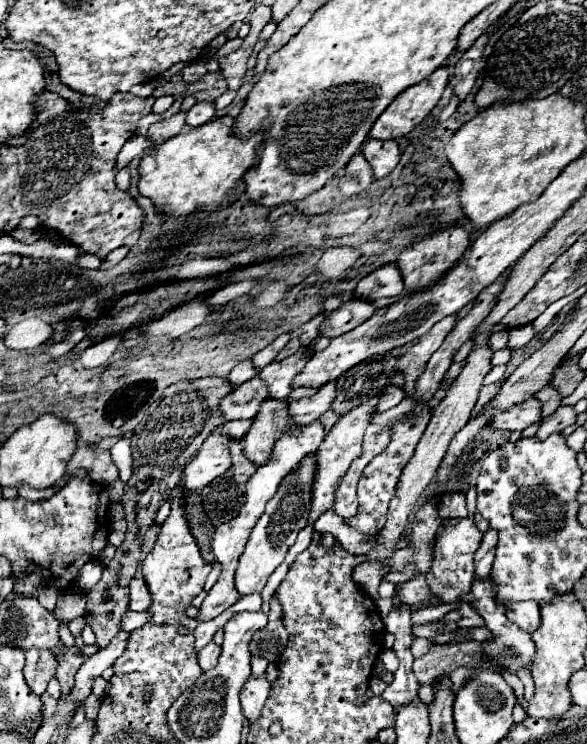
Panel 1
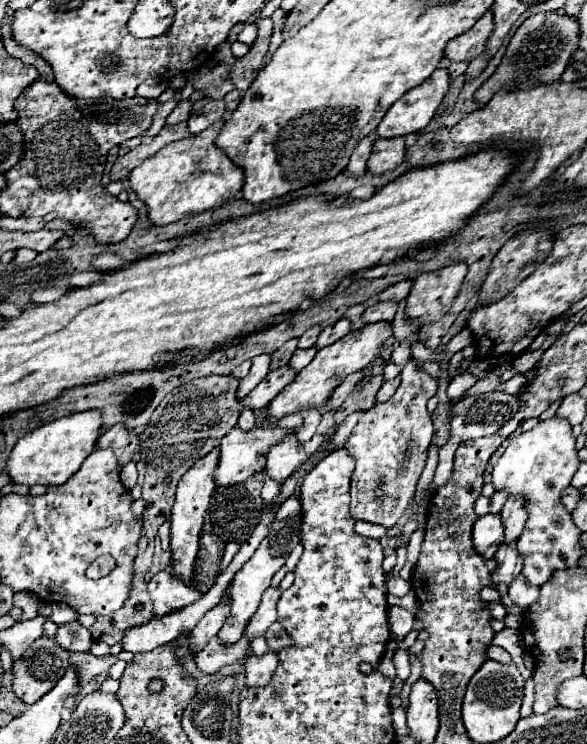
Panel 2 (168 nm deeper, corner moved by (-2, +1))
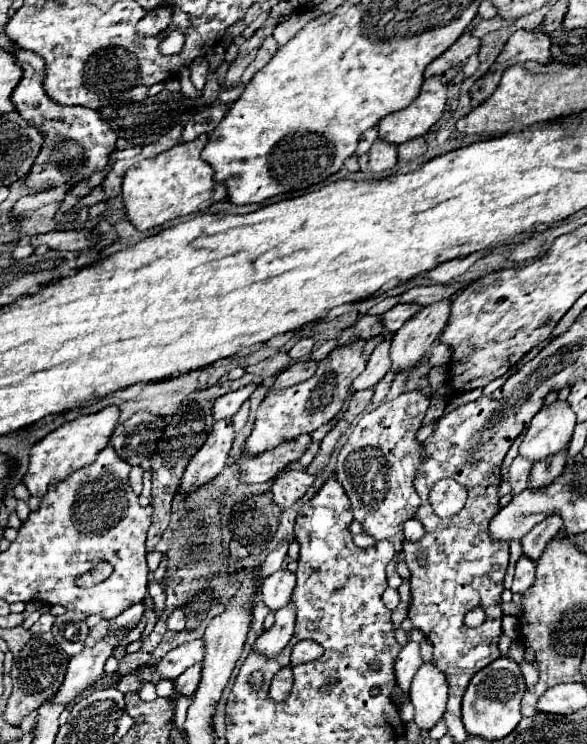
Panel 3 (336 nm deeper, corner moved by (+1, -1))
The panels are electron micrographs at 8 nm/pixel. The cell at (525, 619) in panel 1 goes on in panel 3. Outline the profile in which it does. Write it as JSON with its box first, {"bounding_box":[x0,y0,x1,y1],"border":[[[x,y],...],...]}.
{"bounding_box":[511,554,535,594],"border":[[[523,554],[523,556],[519,558],[519,562],[517,562],[517,566],[515,566],[515,580],[513,580],[511,590],[523,594],[523,592],[531,586],[533,580],[535,580],[535,562],[529,560],[529,558]]]}

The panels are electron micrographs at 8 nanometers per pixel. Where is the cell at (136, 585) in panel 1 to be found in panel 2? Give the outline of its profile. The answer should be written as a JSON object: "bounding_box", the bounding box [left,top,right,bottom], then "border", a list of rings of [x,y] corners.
{"bounding_box":[146,570,204,616],"border":[[[166,570],[152,576],[152,580],[146,586],[156,616],[164,616],[174,610],[180,610],[204,596],[204,592],[200,592],[198,588],[190,588],[180,580],[174,580]]]}

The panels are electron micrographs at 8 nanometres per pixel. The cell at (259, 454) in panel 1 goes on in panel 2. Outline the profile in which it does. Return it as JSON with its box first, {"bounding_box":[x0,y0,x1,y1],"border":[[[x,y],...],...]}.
{"bounding_box":[268,432,306,484],"border":[[[296,432],[286,434],[280,442],[270,446],[268,450],[268,474],[282,484],[302,462],[306,460],[306,452],[302,442],[298,442]]]}

